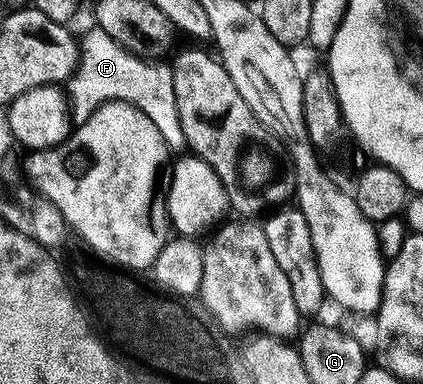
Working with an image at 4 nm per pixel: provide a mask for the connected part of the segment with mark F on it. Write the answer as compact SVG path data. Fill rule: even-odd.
M100 26L91 27L84 36L79 36L76 67L66 81L66 94L70 100L73 124L79 125L87 121L104 103L129 103L146 113L146 117L150 117L154 125L158 125L158 133L162 133L169 152L183 152L186 144L182 121L178 117L178 101L174 93L172 71L159 67L156 63L147 63L147 58L128 51Z

